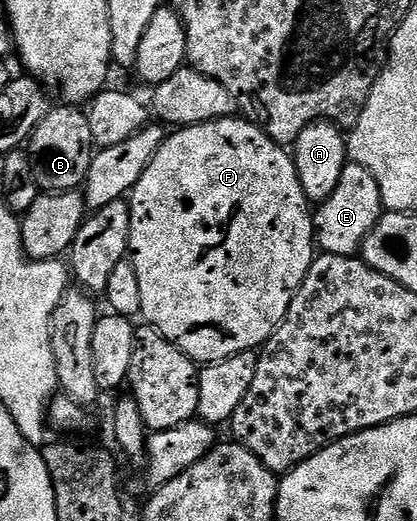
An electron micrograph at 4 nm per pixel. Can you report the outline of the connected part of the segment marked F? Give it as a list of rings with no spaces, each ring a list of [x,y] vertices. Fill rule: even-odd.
[[[242,116],[218,118],[215,122],[206,122],[196,126],[184,126],[168,133],[161,144],[157,156],[145,168],[141,180],[131,189],[131,240],[129,260],[137,268],[137,285],[141,287],[141,314],[146,325],[159,331],[168,342],[190,356],[196,364],[220,362],[242,350],[258,351],[263,343],[268,342],[273,332],[279,327],[293,304],[293,296],[301,288],[309,268],[317,257],[315,240],[315,219],[312,203],[308,202],[297,176],[294,157],[279,143],[267,135],[262,125],[248,122]]]

